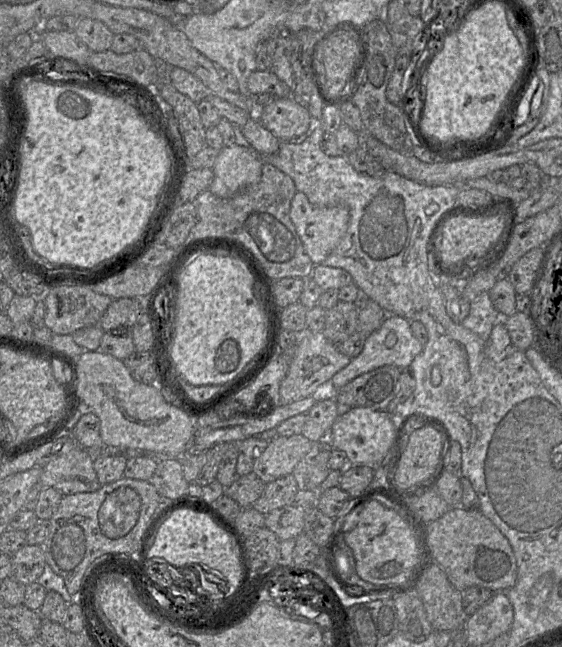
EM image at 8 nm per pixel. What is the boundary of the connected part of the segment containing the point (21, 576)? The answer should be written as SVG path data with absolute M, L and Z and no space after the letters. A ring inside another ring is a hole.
M25 545L12 555L12 577L24 585L36 582L46 565L41 545Z

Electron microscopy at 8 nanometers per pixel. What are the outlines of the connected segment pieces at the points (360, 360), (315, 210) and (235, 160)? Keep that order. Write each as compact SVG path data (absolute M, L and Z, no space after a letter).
M387 314L381 326L369 334L360 354L351 359L349 364L338 371L331 379L336 389L363 373L372 371L384 365L394 365L400 369L409 369L412 360L423 350L424 345L413 334L410 321L395 314Z
M297 191L290 218L312 262L321 264L347 231L350 212L346 206L318 207Z
M224 146L212 167L214 178L208 190L220 198L231 198L259 182L263 161L257 152L239 146Z

